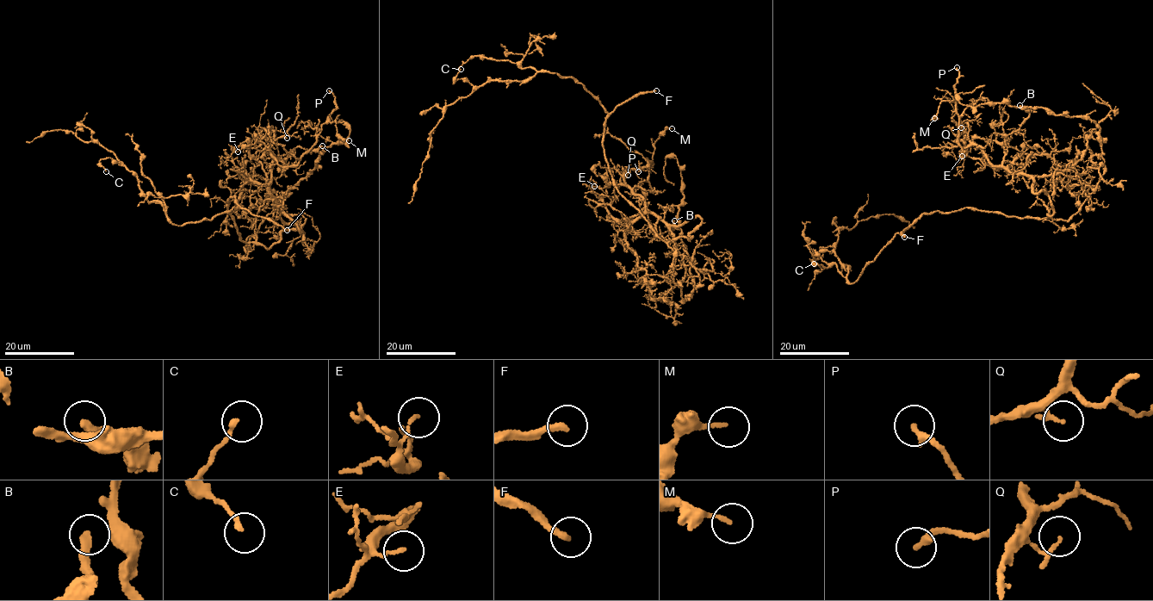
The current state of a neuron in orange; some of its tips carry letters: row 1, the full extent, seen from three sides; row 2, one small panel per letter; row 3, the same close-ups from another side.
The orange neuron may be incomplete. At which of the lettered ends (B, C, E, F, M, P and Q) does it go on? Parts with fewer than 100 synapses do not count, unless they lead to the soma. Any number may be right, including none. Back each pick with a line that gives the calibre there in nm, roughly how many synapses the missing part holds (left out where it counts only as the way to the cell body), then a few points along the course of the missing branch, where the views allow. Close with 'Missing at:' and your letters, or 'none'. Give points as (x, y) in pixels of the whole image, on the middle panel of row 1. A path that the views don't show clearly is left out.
F: calibre 220 nm; 180 synapses; course (656, 90), (662, 88), (686, 110), (700, 130), (691, 141), (672, 114)
Missing at: F

